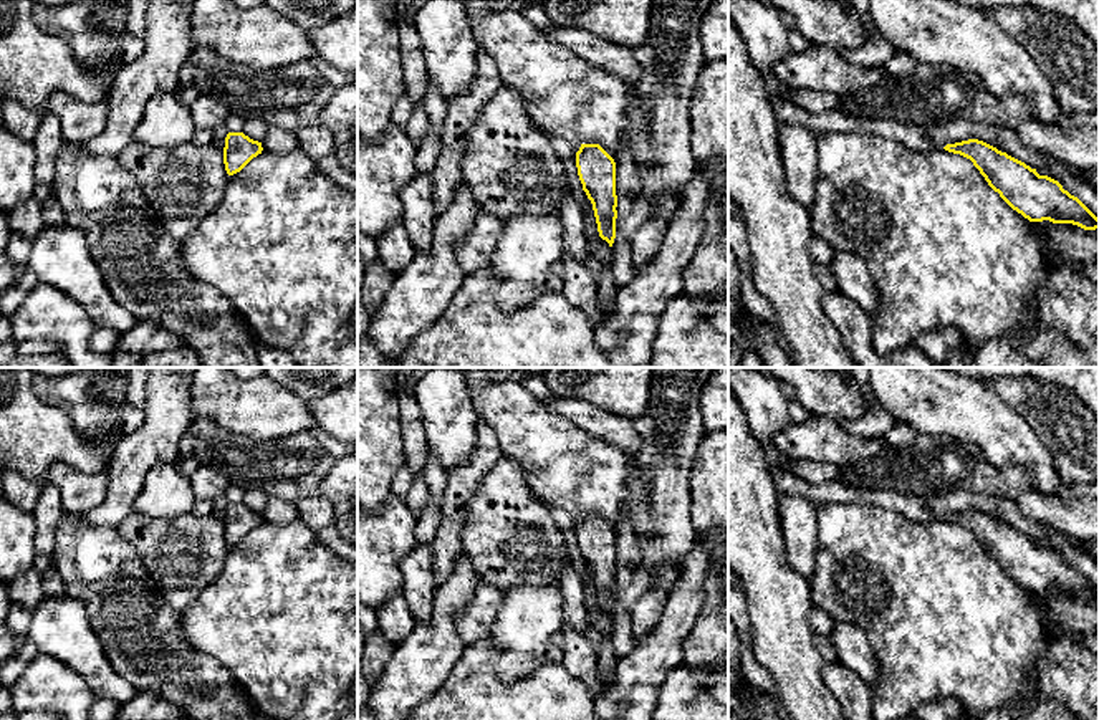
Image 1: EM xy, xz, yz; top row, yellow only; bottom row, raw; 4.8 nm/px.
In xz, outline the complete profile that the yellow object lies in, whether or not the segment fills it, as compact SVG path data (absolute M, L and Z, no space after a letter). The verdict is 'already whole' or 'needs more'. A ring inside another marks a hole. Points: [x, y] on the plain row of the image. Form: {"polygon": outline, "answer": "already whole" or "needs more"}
{"polygon": "M581 515L576 538L593 574L599 607L612 617L617 589L616 533L599 515Z", "answer": "already whole"}

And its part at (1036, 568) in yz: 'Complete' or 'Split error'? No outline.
Complete

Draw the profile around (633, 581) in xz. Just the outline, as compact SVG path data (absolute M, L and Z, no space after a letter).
M626 518L616 533L617 589L612 614L611 642L616 659L622 659L636 649L632 636L632 606L652 586L652 578L642 568L641 550L632 521Z

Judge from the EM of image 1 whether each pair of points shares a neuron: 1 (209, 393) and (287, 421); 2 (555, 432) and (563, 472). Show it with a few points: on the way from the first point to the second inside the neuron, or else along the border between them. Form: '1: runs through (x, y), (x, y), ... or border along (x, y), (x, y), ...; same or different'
1: runs through (229, 401), (267, 411); same
2: runs through (555, 442), (555, 456), (561, 462); same

